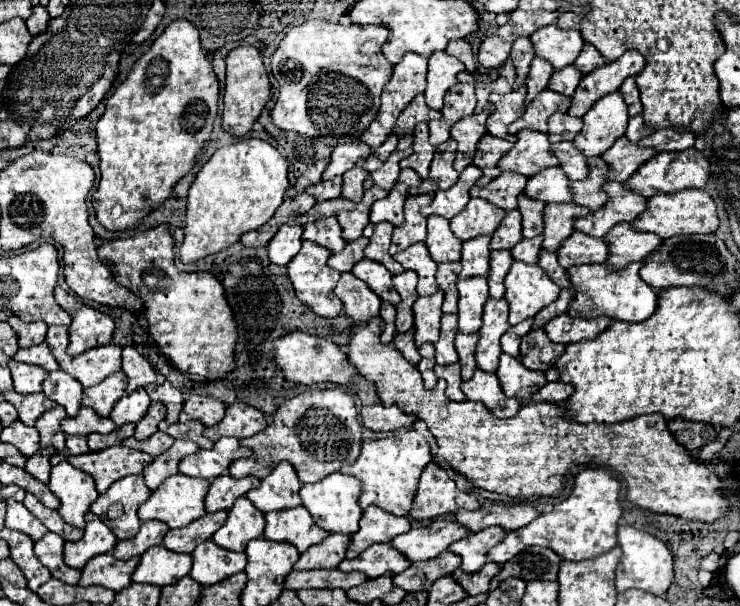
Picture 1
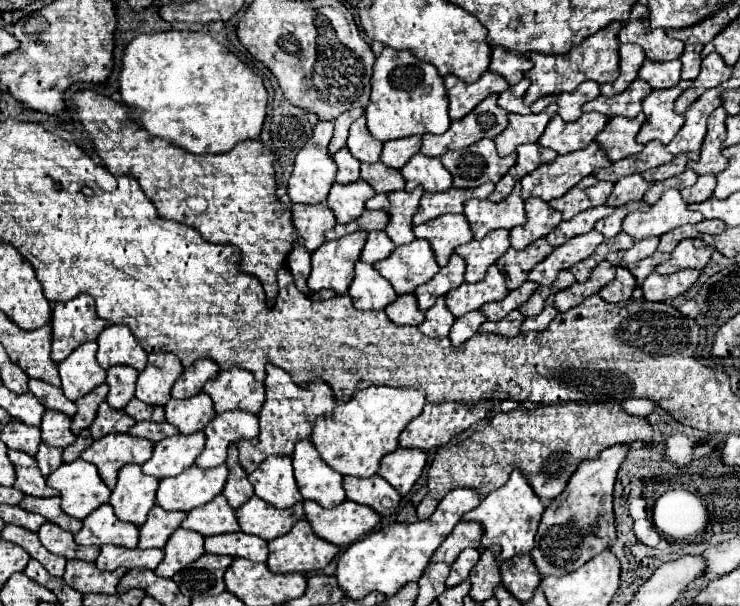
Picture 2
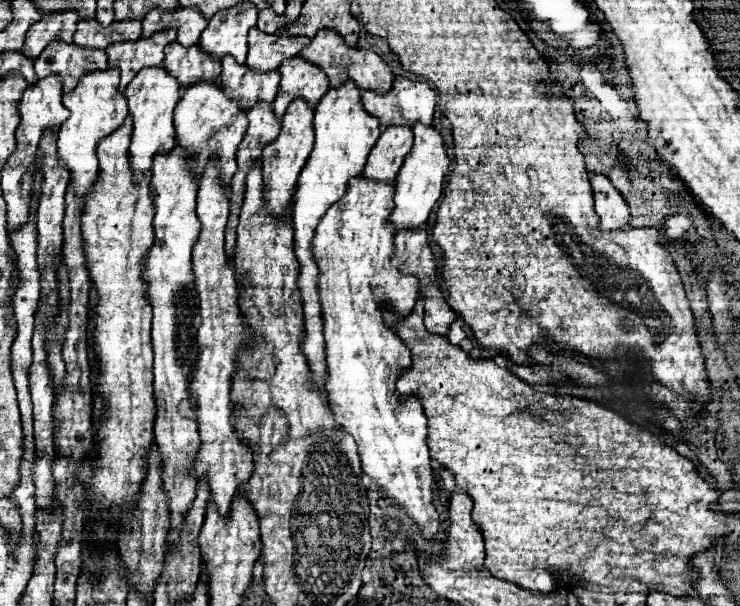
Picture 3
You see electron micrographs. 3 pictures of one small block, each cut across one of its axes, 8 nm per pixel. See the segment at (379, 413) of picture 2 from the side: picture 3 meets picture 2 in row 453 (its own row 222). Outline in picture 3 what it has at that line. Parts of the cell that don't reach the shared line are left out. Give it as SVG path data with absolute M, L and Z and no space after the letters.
M362 174L350 178L346 194L326 210L320 218L314 238L312 256L318 266L318 298L324 322L326 340L326 390L330 394L330 406L338 426L354 436L358 444L358 454L362 460L362 470L378 482L378 486L404 508L404 512L420 526L422 538L432 540L440 522L438 512L432 504L432 468L430 450L426 444L428 428L422 404L416 398L400 402L396 396L398 372L410 366L410 350L388 328L382 320L380 310L390 306L398 314L406 316L418 298L418 278L412 274L402 274L398 266L392 264L394 256L394 228L390 224L390 214L394 210L394 182L368 180Z

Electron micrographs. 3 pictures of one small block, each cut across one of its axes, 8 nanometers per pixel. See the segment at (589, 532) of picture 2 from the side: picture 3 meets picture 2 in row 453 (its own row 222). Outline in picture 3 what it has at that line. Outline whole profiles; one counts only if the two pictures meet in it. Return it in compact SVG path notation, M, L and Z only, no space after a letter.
M596 174L592 178L594 200L596 200L596 214L600 216L602 230L618 230L624 228L630 220L630 208L624 196L614 188L608 176Z

